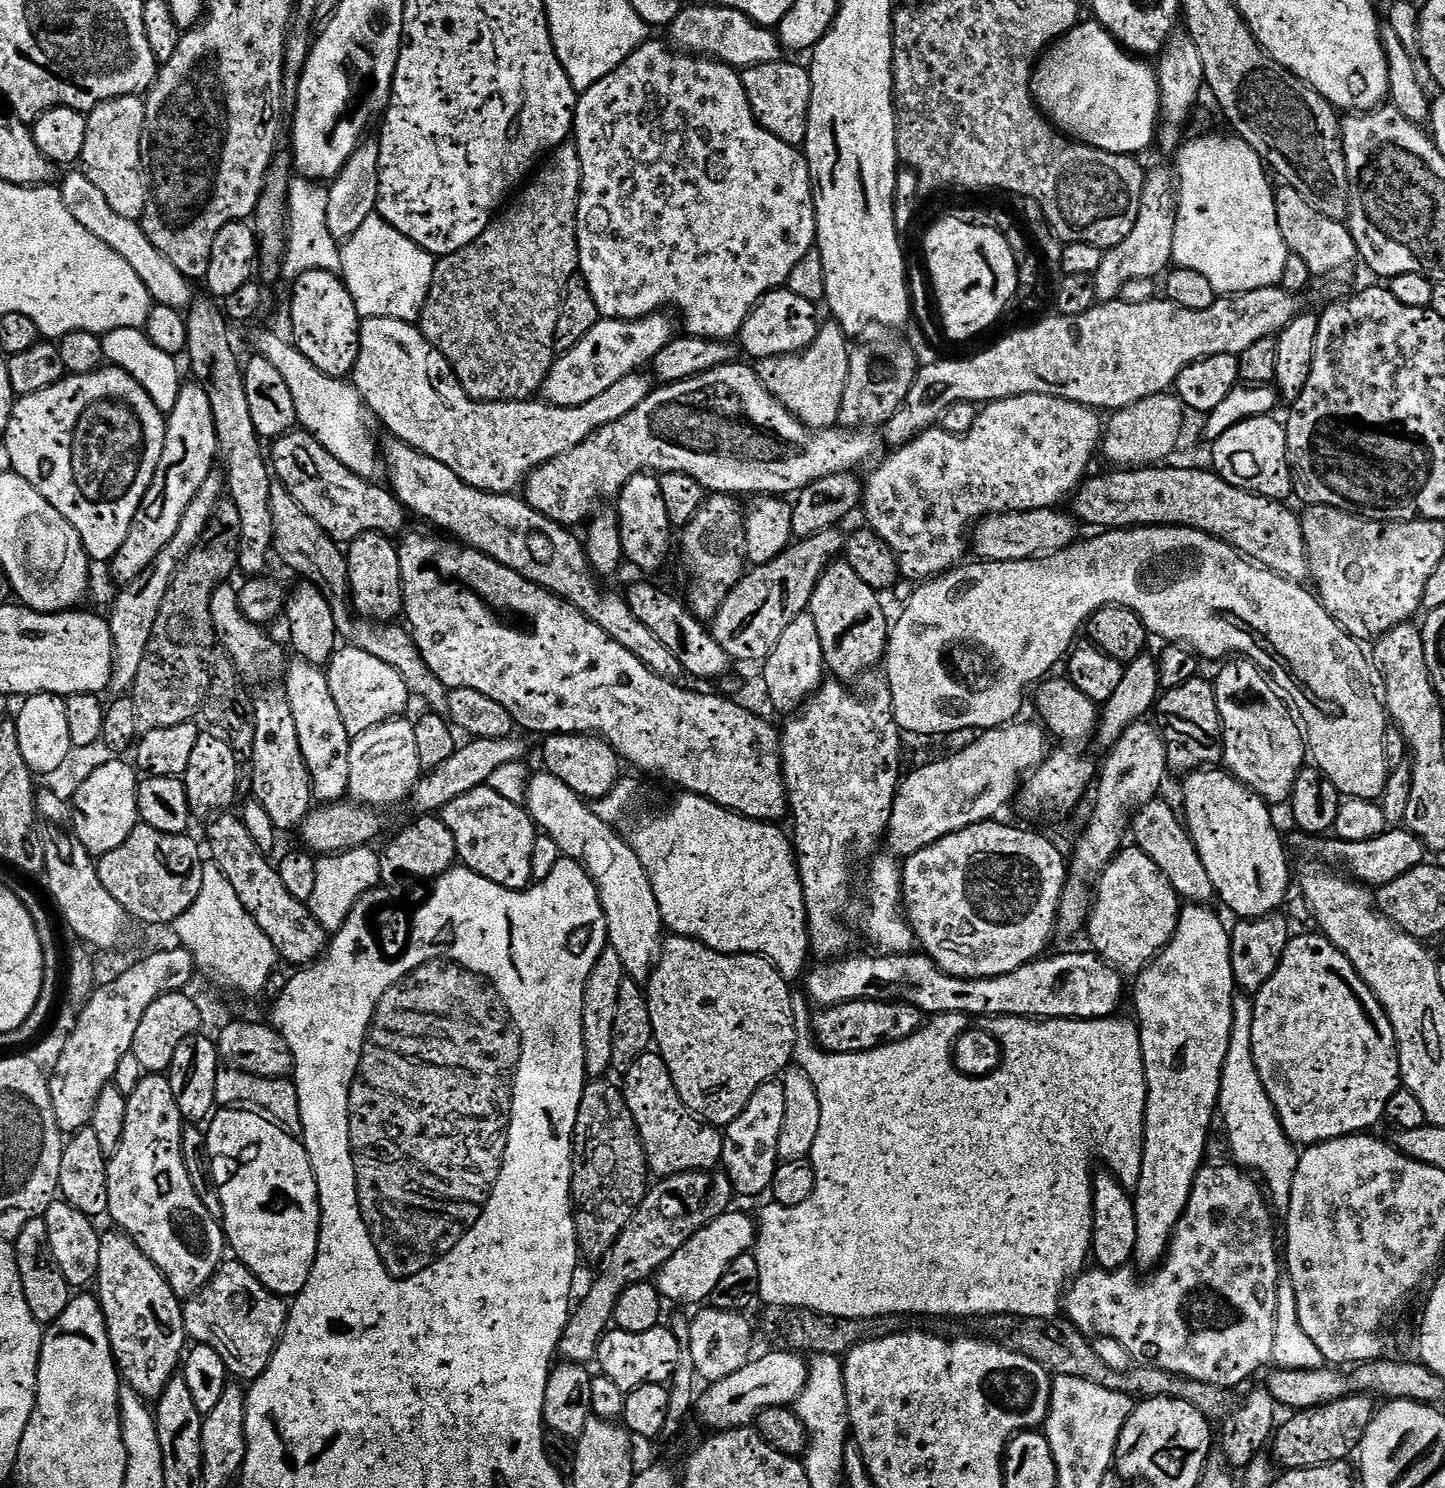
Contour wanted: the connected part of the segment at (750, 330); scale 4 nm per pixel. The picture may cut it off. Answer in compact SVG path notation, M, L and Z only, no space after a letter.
M787 290L768 293L760 299L756 309L746 318L738 337L739 347L753 361L767 356L785 356L791 352L801 352L820 335L821 321L816 321L817 305L806 302L806 298L798 298L798 294L790 294Z

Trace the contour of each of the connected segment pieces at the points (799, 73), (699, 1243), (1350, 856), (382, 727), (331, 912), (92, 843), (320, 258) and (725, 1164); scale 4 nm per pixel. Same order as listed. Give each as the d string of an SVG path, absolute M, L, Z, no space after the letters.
M784 63L759 64L753 68L743 69L744 89L757 122L766 130L770 130L770 134L782 138L782 142L800 146L804 143L806 130L808 129L808 107L810 106L810 94L812 93L812 77L807 67L799 68L796 64Z
M729 1210L724 1215L710 1222L670 1262L666 1262L658 1273L658 1287L665 1301L681 1300L684 1304L692 1304L695 1300L707 1301L711 1297L719 1280L731 1263L744 1253L751 1253L756 1242L757 1225L744 1212Z
M1403 826L1389 827L1388 831L1381 834L1378 838L1370 838L1366 842L1346 842L1339 838L1317 838L1307 834L1296 834L1296 837L1292 840L1292 844L1298 851L1305 852L1308 856L1317 856L1318 859L1325 860L1325 862L1328 863L1325 865L1340 866L1336 864L1344 864L1345 869L1343 868L1343 871L1347 873L1353 881L1359 882L1364 886L1371 886L1376 890L1379 890L1383 884L1394 882L1394 878L1402 878L1402 874L1414 870L1420 864L1425 863L1426 860L1426 849L1422 841Z
M408 718L387 720L355 737L350 746L350 786L348 796L357 804L385 810L411 797L422 769L418 762L418 746L414 742L414 723Z
M372 846L363 848L347 848L345 852L324 854L317 859L318 882L314 886L314 894L310 894L307 906L324 931L335 934L342 930L346 918L350 918L350 910L362 898L362 894L372 892L381 887L380 883L380 852Z
M108 758L105 764L100 764L80 785L76 793L70 796L72 806L71 829L75 832L78 842L86 846L86 850L94 858L110 854L110 850L118 850L126 838L141 823L138 814L138 772L124 758Z
M293 178L288 182L288 245L284 251L282 272L295 278L307 271L339 273L342 266L341 245L326 226L326 205L330 203L327 187L315 180Z
M779 1079L768 1080L754 1090L754 1098L746 1102L746 1110L742 1110L742 1114L723 1129L722 1171L730 1178L737 1197L760 1196L763 1192L765 1195L771 1189L776 1165L781 1163L778 1137L782 1134L782 1117L785 1115L784 1085Z

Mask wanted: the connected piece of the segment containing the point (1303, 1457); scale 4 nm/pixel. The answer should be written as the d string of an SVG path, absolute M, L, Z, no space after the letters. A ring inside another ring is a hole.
M1368 1394L1343 1396L1341 1400L1331 1400L1328 1404L1318 1405L1317 1408L1293 1411L1289 1415L1292 1417L1285 1424L1283 1421L1275 1431L1270 1441L1271 1455L1275 1463L1284 1470L1348 1460L1366 1434L1377 1411L1377 1401Z

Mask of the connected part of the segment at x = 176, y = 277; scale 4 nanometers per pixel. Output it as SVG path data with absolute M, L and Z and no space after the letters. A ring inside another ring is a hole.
M83 170L65 172L68 173L65 174L64 181L62 181L62 176L58 187L62 194L62 202L66 202L66 210L70 210L70 214L74 214L74 219L80 225L86 226L86 230L90 230L90 234L94 234L94 238L98 238L98 242L106 242L106 246L110 250L114 250L119 256L126 258L126 262L130 262L134 274L138 274L138 278L142 278L142 286L146 286L146 290L152 295L155 303L170 306L179 312L191 308L194 291L191 290L193 287L189 280L170 263L170 258L166 258L166 254L162 254L162 250L158 250L158 246L154 246L154 242L150 242L150 238L146 238L140 222L130 218L121 218L106 202L105 196L98 191L98 186L94 186L94 182L90 182L90 178L86 178Z

